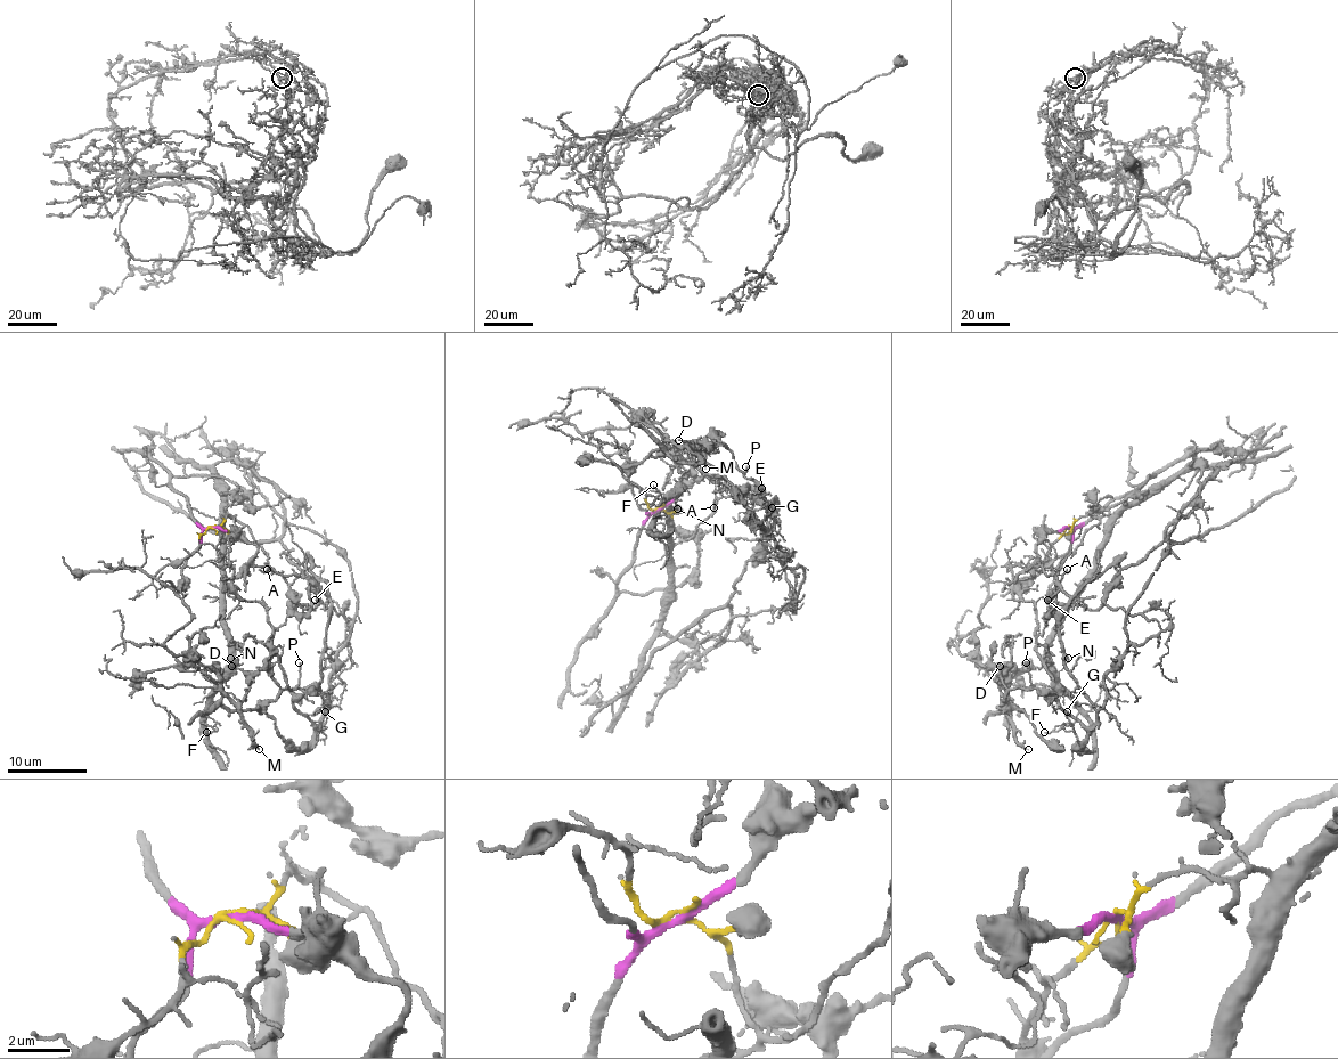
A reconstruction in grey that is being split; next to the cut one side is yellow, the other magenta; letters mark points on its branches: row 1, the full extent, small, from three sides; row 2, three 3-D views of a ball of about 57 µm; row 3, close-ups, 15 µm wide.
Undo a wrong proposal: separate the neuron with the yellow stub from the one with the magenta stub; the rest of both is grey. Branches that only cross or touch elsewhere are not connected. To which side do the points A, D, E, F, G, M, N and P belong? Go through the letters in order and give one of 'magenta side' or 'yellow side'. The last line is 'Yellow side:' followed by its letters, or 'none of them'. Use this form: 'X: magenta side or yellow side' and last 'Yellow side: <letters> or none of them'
A: yellow side
D: magenta side
E: magenta side
F: yellow side
G: magenta side
M: magenta side
N: yellow side
P: magenta side
Yellow side: A, F, N

